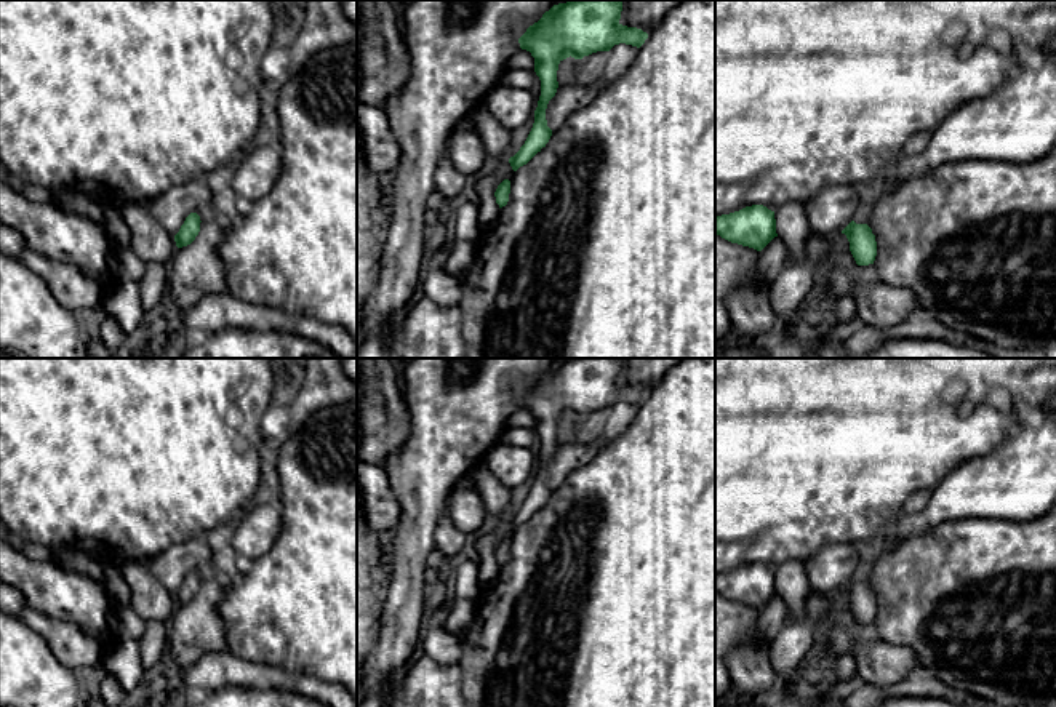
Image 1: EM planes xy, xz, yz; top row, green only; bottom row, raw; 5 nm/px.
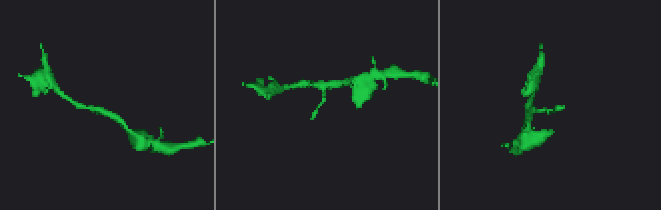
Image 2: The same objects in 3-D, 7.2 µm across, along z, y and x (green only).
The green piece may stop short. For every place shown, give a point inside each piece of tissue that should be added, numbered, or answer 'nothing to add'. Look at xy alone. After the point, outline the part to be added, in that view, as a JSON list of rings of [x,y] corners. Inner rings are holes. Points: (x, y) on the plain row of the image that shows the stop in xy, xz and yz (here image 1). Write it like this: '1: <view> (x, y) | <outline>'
nothing to add

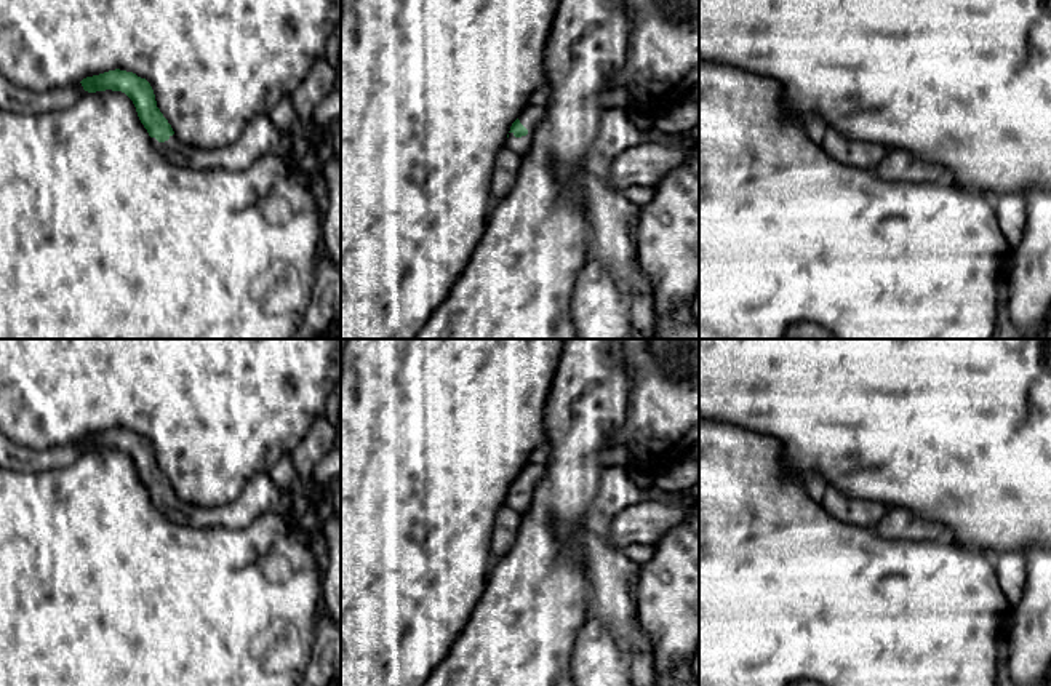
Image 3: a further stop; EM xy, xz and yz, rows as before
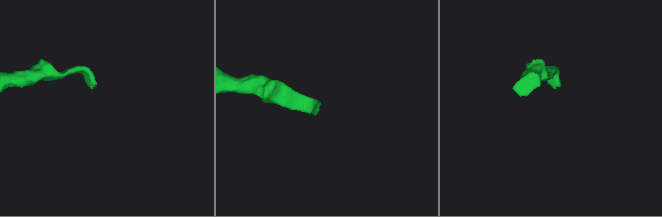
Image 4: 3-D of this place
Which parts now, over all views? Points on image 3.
1: xz (531, 474) | [[[526,464],[520,472],[518,478],[528,488],[528,493],[515,496],[514,491],[509,491],[506,504],[510,505],[514,510],[517,510],[520,515],[525,513],[533,504],[534,489],[542,477],[544,477],[544,465]]]

